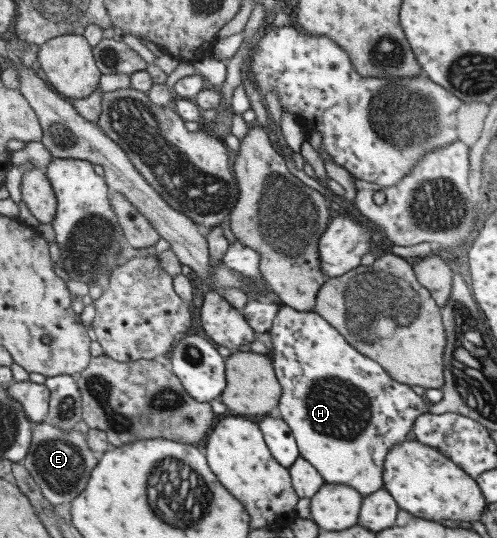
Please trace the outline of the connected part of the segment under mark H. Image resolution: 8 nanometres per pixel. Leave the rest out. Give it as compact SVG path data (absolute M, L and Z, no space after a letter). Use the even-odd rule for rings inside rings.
M280 303L279 309L277 309L277 313L275 313L275 317L272 319L271 327L267 332L271 341L271 350L269 352L272 354L272 357L270 360L275 377L282 389L276 405L277 411L279 411L279 417L289 426L298 449L298 454L317 470L324 484L333 483L349 486L351 489L355 489L355 492L361 495L362 498L382 489L383 460L386 453L396 443L406 440L405 437L407 437L407 432L412 428L414 419L430 411L430 403L423 396L415 394L410 386L391 379L376 361L361 355L356 349L353 349L353 346L350 346L333 326L329 325L324 318L317 315L314 311L297 311Z

